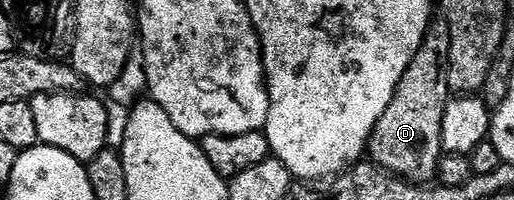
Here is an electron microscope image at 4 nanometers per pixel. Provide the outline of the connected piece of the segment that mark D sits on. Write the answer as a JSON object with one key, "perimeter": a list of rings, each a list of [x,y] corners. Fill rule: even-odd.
{"perimeter":[[[441,16],[436,17],[421,40],[421,48],[417,48],[417,56],[413,56],[409,68],[405,68],[405,76],[401,76],[401,84],[397,84],[393,92],[393,100],[389,100],[389,108],[385,108],[385,116],[377,120],[371,133],[370,161],[380,166],[382,170],[388,170],[391,174],[404,178],[407,182],[431,184],[436,181],[439,172],[439,161],[445,153],[441,140],[441,124],[449,101],[447,65],[450,47],[449,24]]]}

